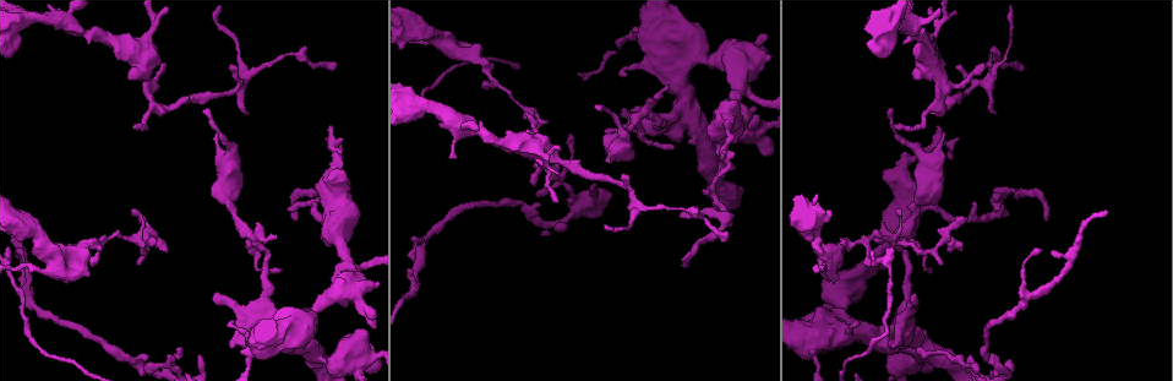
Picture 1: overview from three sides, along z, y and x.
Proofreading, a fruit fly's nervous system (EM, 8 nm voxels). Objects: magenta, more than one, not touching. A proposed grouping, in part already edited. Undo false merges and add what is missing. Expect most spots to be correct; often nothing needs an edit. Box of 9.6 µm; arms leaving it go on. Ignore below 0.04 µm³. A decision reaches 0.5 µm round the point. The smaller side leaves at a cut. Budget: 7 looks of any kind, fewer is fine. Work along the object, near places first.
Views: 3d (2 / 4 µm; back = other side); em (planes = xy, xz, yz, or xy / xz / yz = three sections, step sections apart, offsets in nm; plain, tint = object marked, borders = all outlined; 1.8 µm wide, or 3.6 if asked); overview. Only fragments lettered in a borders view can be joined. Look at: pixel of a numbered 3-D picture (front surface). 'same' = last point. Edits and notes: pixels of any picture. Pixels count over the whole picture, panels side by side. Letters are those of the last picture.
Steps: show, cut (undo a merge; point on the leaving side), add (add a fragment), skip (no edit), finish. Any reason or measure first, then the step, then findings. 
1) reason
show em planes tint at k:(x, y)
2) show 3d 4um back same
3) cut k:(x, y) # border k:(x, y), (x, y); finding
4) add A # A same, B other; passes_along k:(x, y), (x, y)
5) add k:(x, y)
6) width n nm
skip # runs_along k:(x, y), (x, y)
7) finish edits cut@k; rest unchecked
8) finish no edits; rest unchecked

thick turns thin
show em planes borders at 1:(482, 66)

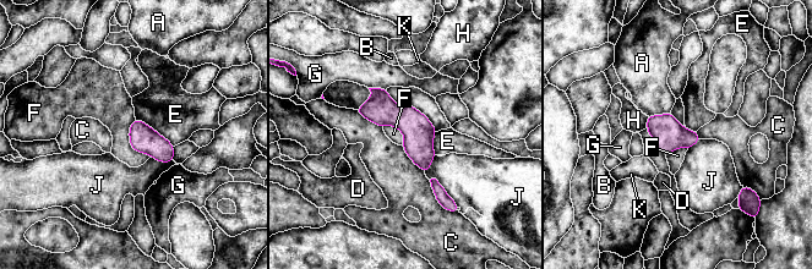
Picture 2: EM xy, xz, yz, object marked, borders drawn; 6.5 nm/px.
skip # A other, B other, C other, D other, E other, F other, G other, H other, J other, K other; continuous, no second cell

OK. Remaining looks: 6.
tapers out
show em xy step 8 borders at 1:(959, 247)

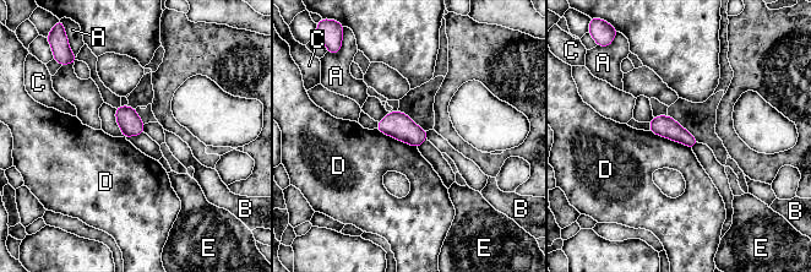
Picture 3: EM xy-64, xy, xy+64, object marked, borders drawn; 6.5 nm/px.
another direction
show em planes borders same

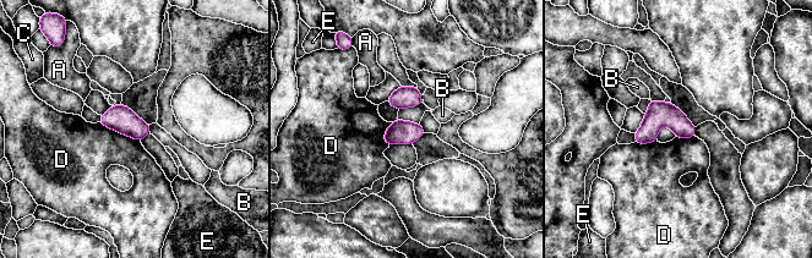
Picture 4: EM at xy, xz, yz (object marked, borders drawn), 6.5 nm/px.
width 160 nm
skip # A other, B other, C other, D other, E other; border 4:(98, 122), (140, 142); none of them fits

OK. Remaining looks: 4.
sharp bend
show 3d 4um at 1:(943, 82)

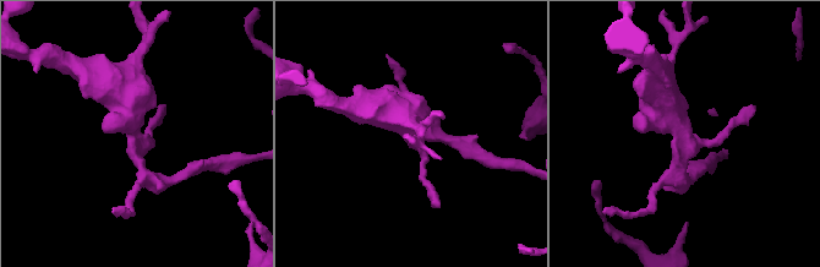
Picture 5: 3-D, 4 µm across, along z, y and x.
shape alone is not enough
show em planes tint at 5:(136, 137)

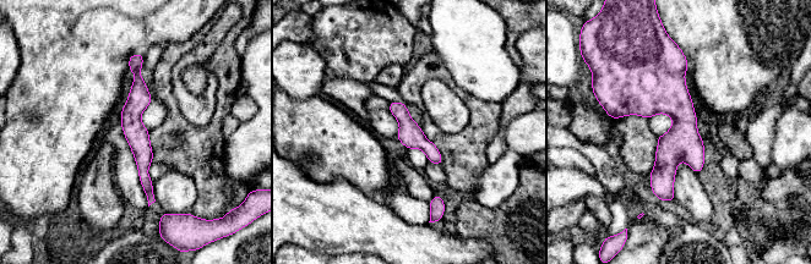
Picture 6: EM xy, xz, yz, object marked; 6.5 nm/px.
show em planes borders same

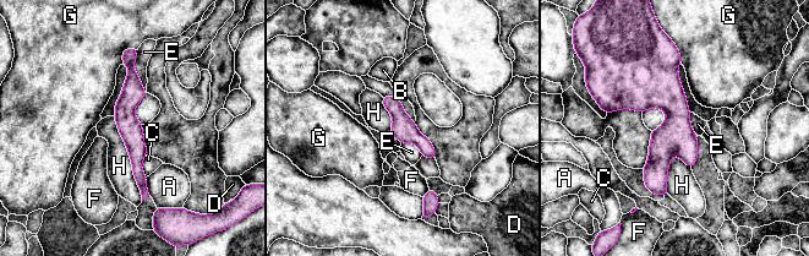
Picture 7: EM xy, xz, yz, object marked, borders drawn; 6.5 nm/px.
skip # A other, B other, C other, D other, E other, F other, G other, H other; continuous, no second cell

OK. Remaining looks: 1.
finish no edits; rest unchecked

